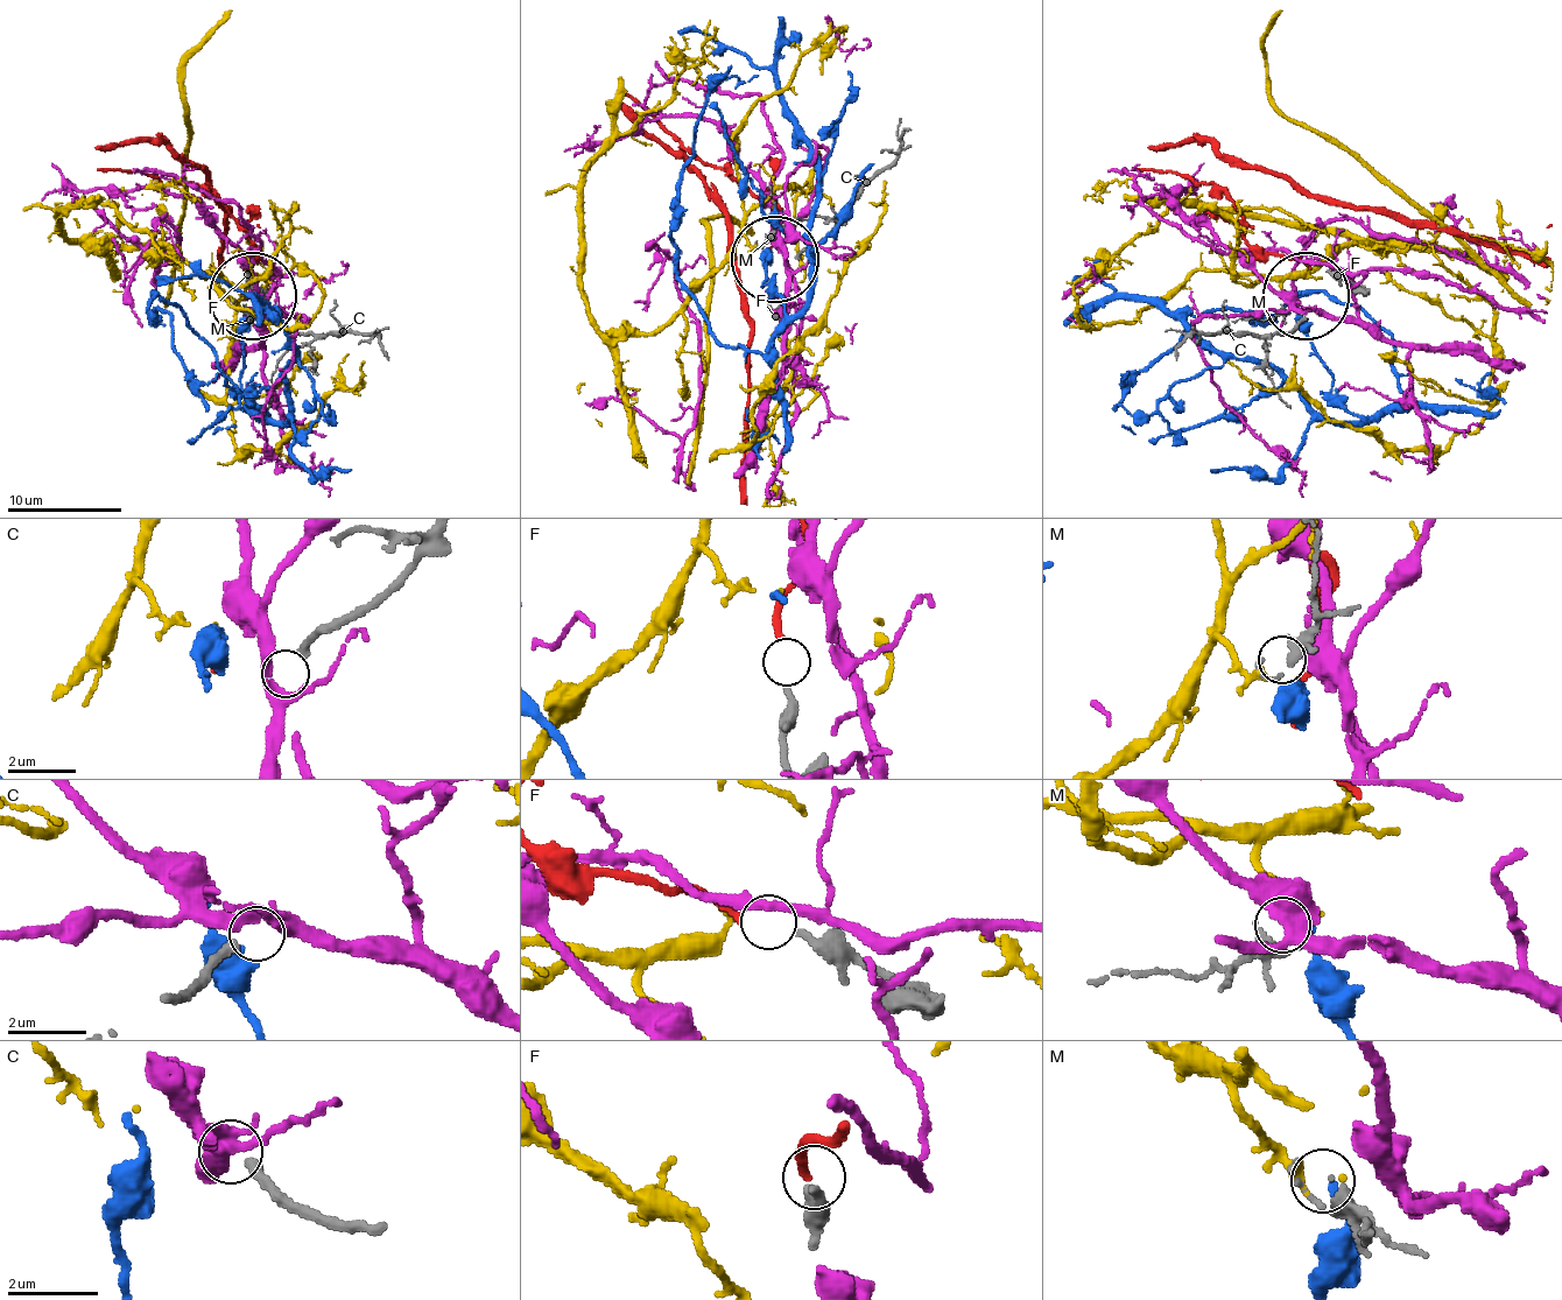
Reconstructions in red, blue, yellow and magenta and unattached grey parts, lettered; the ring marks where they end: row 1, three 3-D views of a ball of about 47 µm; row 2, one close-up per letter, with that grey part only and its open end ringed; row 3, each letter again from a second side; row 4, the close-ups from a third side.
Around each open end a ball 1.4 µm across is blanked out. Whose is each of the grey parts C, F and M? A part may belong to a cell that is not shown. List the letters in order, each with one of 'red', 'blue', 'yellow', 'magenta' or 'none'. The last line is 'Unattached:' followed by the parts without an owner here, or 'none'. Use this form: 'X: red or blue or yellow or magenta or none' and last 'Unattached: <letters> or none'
C: magenta
F: red
M: yellow
Unattached: none

